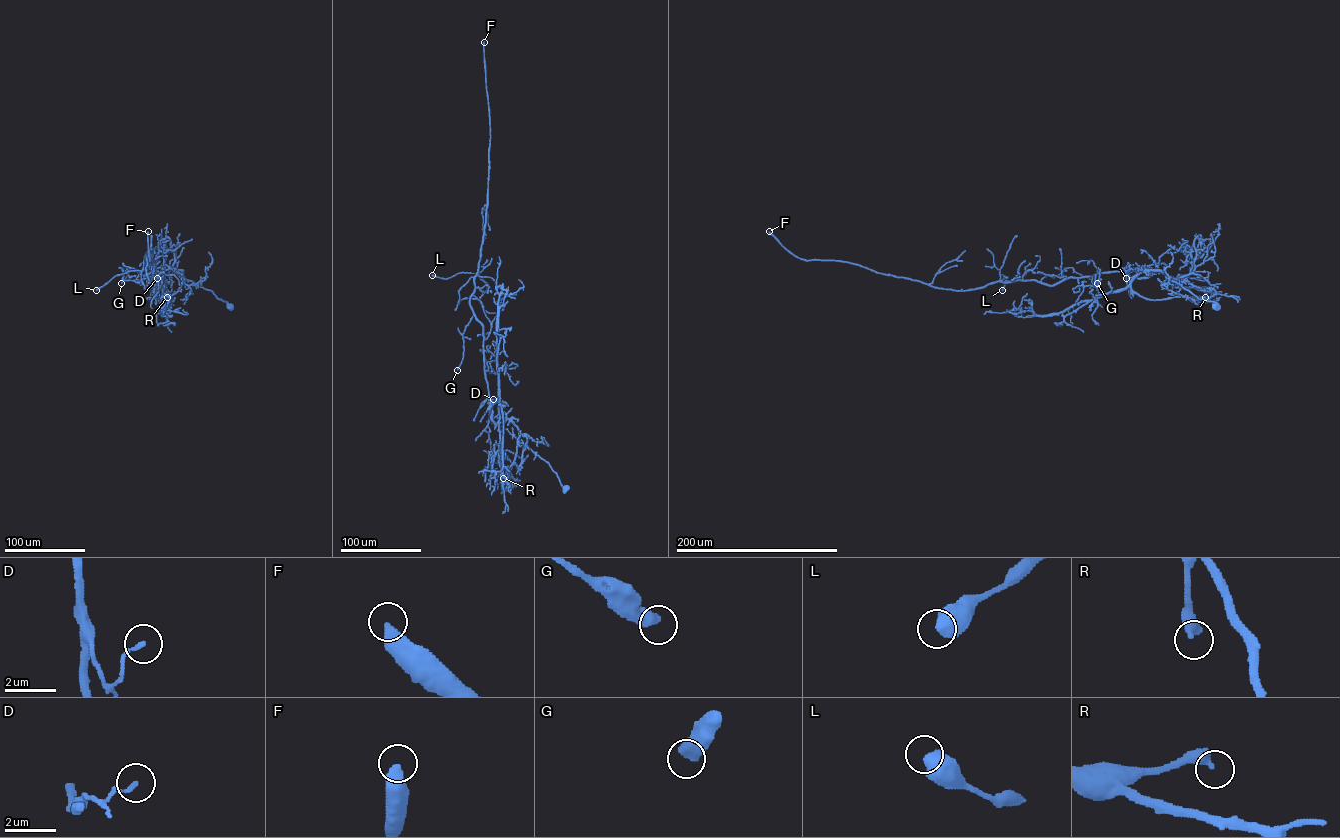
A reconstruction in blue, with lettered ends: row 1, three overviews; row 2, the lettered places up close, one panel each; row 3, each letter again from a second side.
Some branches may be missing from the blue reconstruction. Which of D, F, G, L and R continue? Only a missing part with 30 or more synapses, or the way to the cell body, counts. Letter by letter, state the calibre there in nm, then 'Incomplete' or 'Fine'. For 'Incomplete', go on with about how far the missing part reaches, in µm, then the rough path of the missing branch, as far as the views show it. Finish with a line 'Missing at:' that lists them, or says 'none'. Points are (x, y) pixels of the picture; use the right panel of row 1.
D: Thickness 130 nm. Fine
F: Thickness 480 nm. Incomplete. Missing length about 250 µm
G: Thickness 500 nm. Fine
L: Thickness 650 nm. Fine
R: Thickness 420 nm. Incomplete. Missing length about 60 µm. Course of what is missing: (1205, 297), (1223, 308), (1244, 307)
Missing at: F, R

